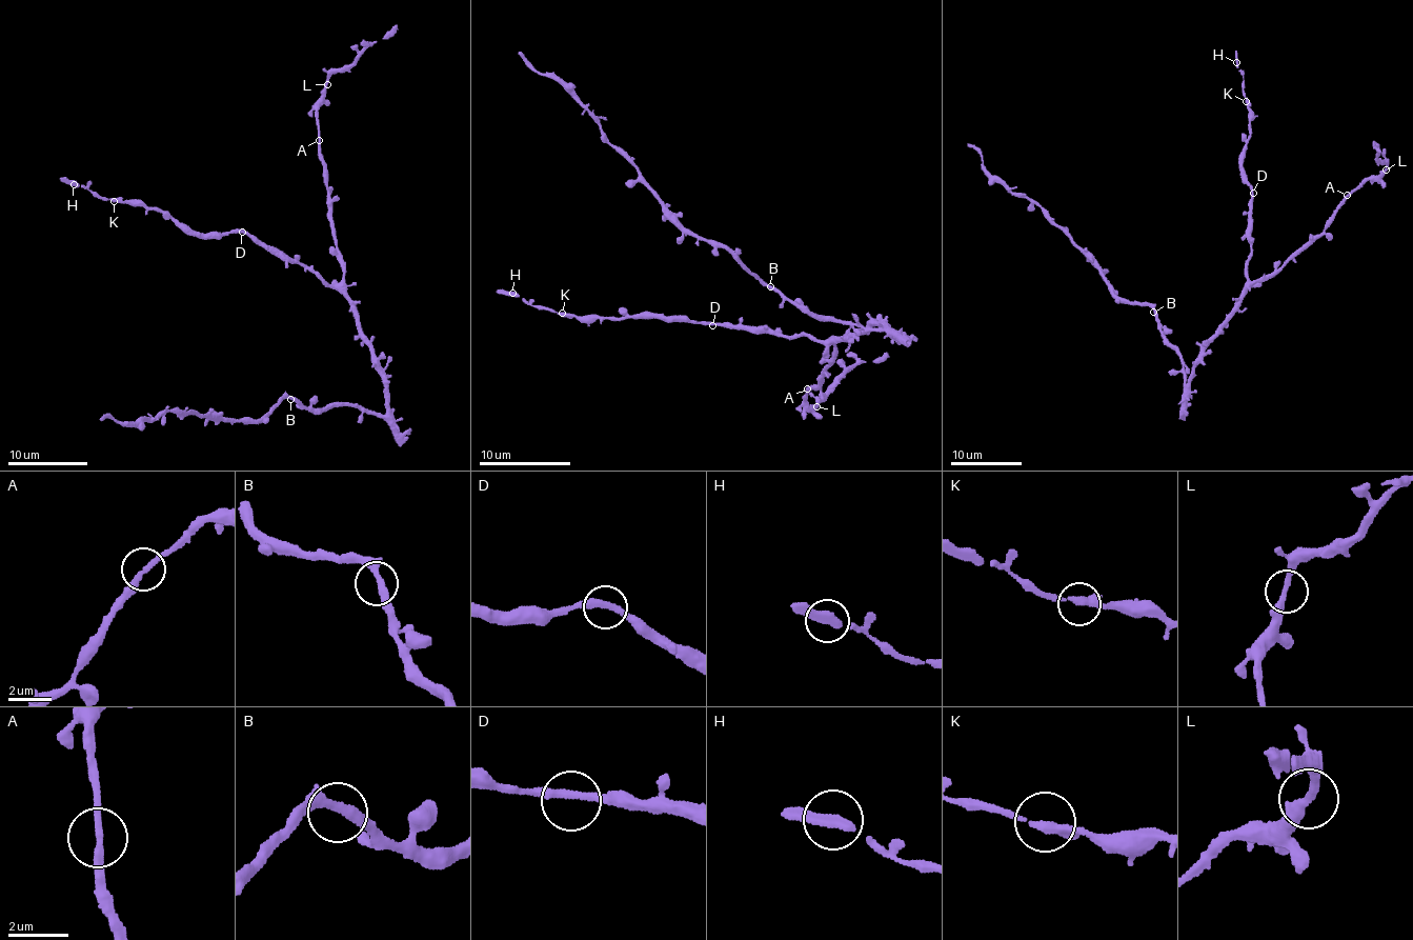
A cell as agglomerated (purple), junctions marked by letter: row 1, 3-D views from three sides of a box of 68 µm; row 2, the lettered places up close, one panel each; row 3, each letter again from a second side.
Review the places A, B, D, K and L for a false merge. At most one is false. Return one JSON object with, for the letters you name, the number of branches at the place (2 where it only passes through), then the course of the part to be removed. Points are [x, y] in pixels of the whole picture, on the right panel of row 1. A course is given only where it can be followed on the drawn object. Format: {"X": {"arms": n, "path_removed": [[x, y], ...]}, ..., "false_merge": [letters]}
{"false_merge": []}

